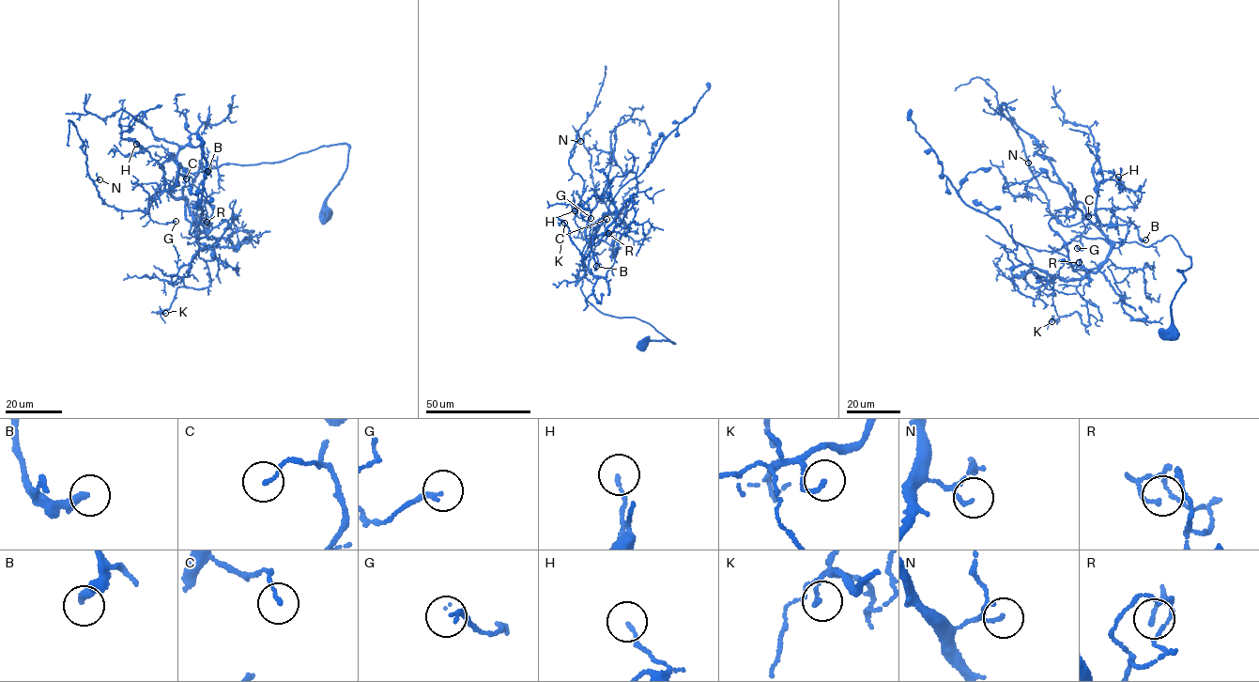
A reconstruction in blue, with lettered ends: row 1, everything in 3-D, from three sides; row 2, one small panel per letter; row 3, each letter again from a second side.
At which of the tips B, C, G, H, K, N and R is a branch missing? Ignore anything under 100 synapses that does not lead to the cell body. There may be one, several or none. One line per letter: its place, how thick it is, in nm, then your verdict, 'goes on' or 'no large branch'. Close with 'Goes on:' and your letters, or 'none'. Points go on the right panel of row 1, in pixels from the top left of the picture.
B: place (1145, 240); calibre 280 nm; no large branch
C: place (1088, 216); calibre 110 nm; no large branch
G: place (1077, 248); calibre 180 nm; no large branch
H: place (1118, 177); calibre 100 nm; no large branch
K: place (1051, 321); calibre 140 nm; no large branch
N: place (1028, 162); calibre 90 nm; no large branch
R: place (1079, 262); calibre 140 nm; no large branch
Goes on: none

